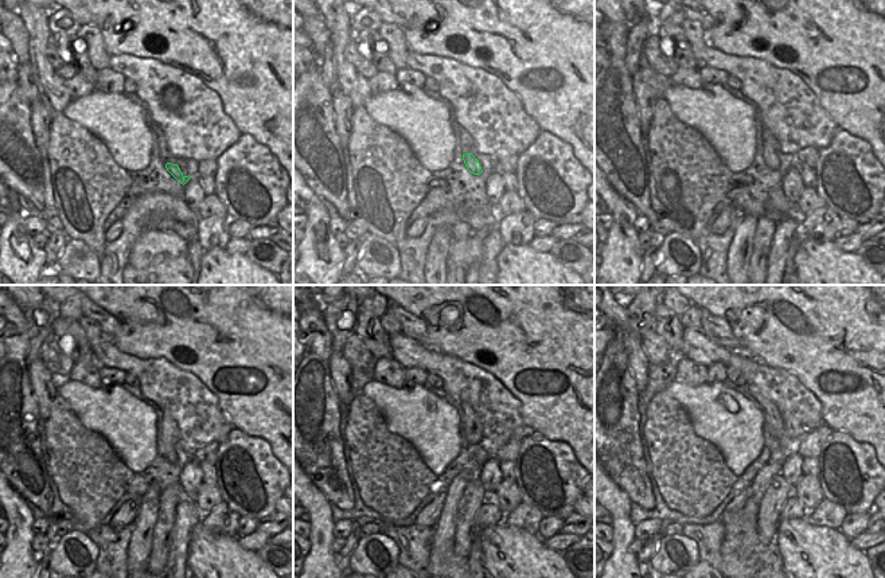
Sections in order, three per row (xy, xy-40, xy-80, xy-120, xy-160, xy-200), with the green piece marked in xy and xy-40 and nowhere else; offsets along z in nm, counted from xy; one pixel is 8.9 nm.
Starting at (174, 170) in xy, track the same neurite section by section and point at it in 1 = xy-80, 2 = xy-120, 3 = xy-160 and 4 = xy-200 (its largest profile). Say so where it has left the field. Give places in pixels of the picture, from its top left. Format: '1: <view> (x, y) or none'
1: xy-80 (770, 149)
2: xy-120 (168, 452)
3: xy-160 (467, 410)
4: xy-200 (768, 406)

